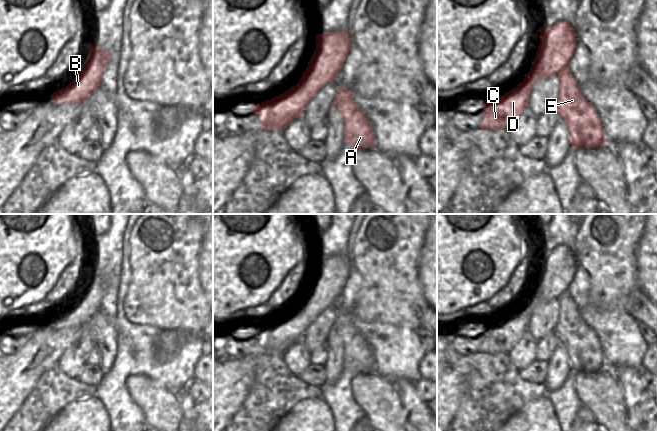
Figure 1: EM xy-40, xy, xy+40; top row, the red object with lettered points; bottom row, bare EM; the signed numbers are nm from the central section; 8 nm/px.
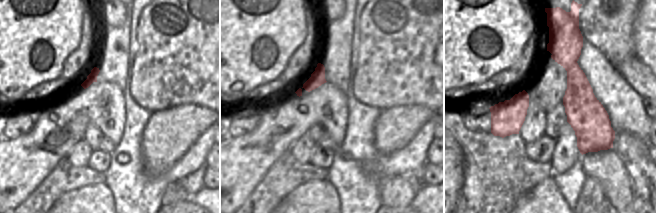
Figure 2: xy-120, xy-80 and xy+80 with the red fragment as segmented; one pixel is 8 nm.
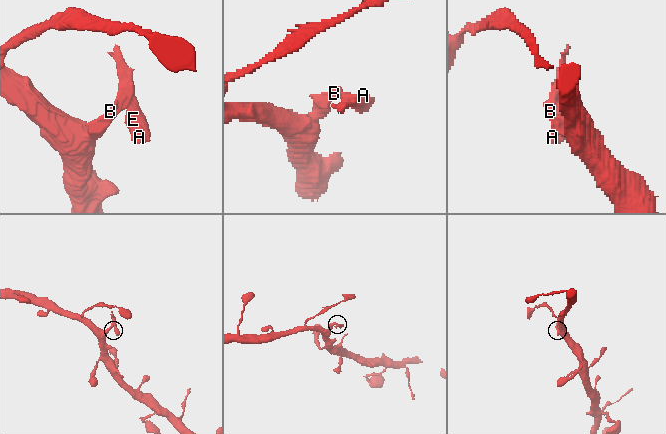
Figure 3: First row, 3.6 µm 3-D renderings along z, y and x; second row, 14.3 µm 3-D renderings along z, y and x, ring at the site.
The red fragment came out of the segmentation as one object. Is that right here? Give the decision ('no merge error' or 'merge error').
merge error

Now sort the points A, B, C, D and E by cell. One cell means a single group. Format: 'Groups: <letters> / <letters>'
Groups: A E / B C D.

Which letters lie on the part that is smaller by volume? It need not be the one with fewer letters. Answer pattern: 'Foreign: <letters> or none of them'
Foreign: A, E.

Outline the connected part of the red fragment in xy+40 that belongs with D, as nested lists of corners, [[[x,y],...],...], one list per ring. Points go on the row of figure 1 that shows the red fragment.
[[[537,51],[532,67],[523,82],[520,82],[503,96],[482,104],[481,129],[508,130],[528,106],[532,87],[539,80],[547,76],[558,75],[560,72],[561,69],[554,69],[554,63],[550,61],[547,54]]]

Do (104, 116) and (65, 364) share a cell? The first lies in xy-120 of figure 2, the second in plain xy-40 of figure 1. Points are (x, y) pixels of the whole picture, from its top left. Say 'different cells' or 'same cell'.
different cells

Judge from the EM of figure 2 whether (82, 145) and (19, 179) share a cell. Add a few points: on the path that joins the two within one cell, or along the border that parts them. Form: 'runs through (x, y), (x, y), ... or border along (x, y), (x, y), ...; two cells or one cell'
border along (84, 137), (71, 149), (66, 157); two cells

